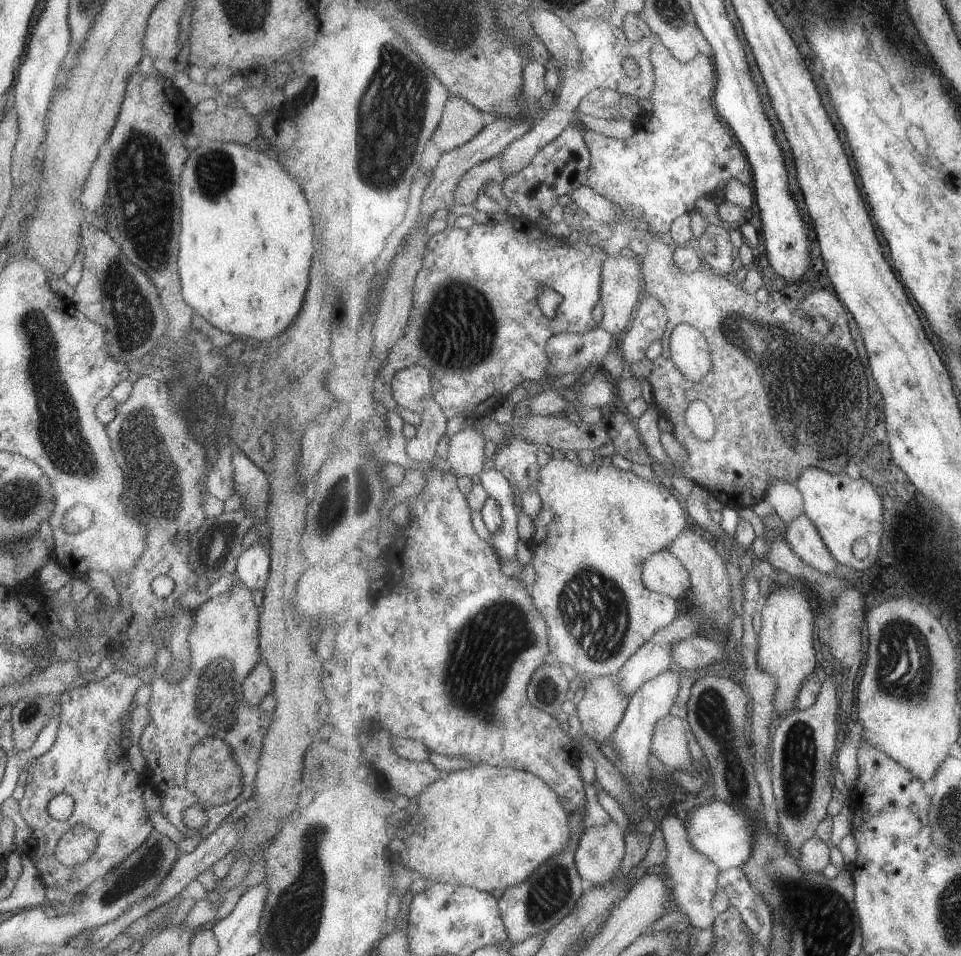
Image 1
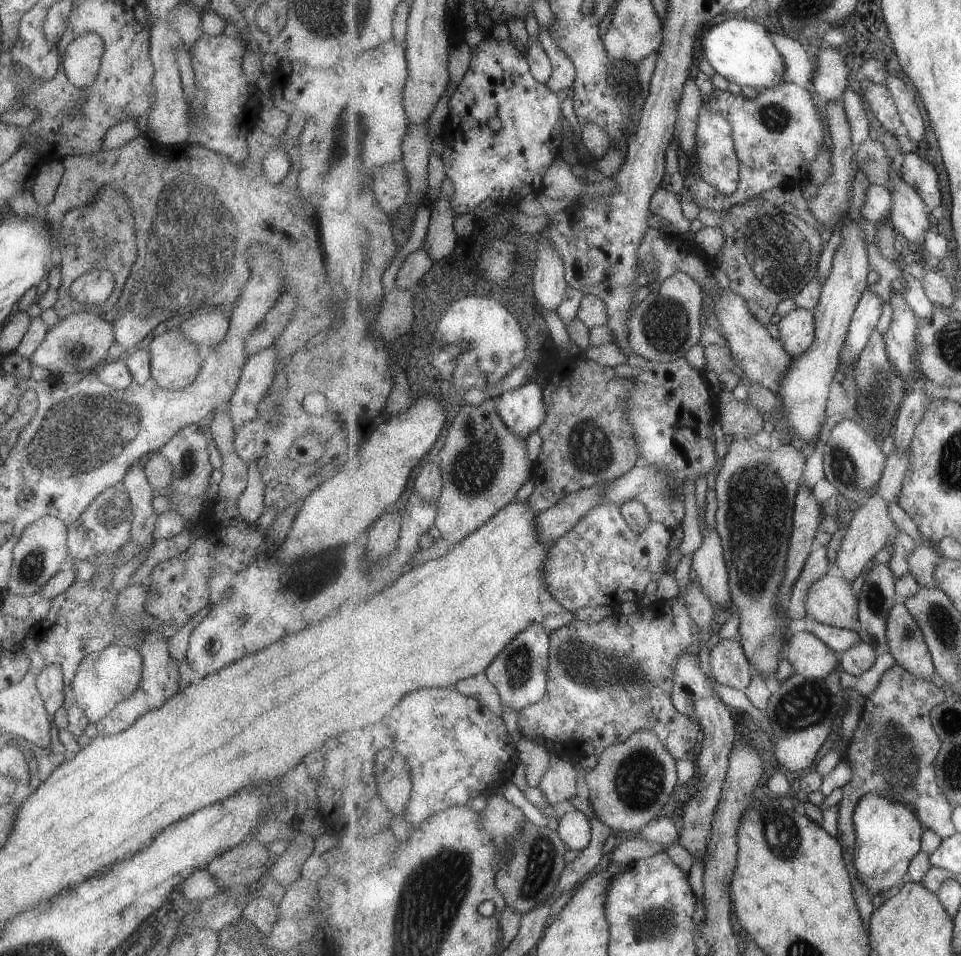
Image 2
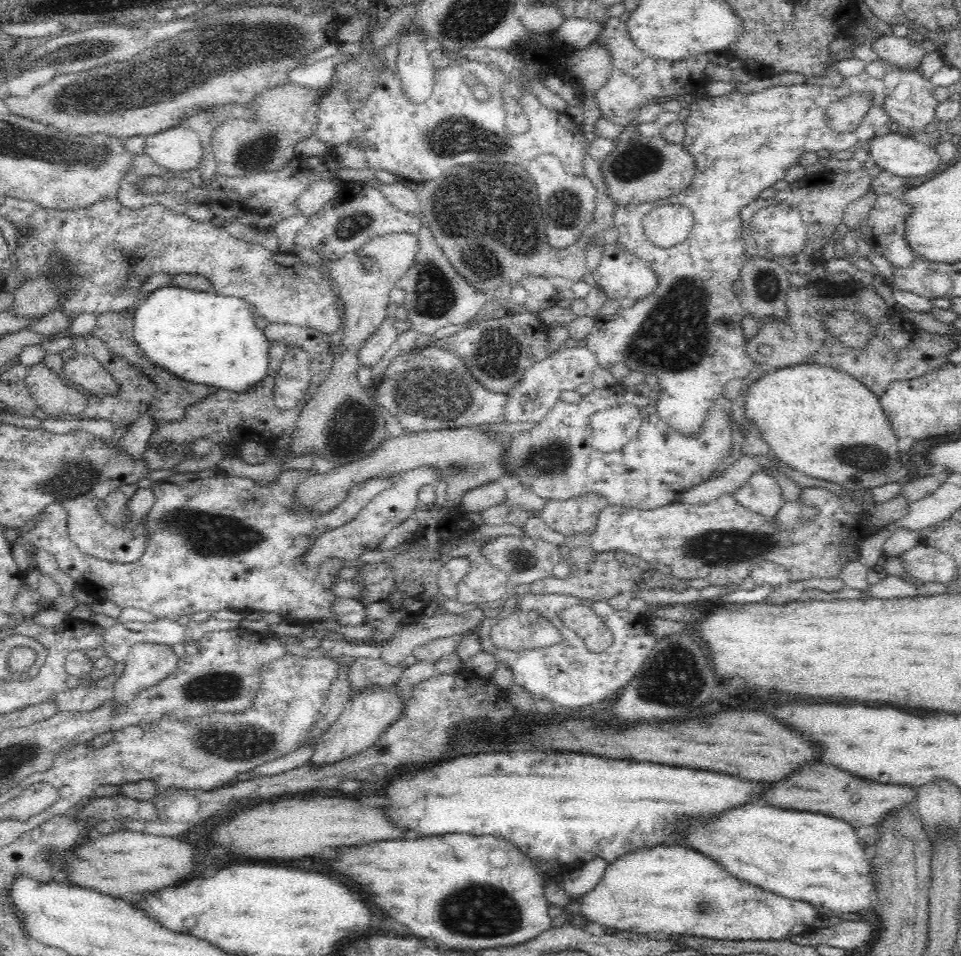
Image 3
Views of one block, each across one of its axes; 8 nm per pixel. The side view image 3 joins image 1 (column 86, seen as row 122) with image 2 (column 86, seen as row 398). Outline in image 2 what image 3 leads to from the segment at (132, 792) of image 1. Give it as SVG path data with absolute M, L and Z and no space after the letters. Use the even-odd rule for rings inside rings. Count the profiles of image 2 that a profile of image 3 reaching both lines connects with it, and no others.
M107 645L99 653L89 653L78 664L71 681L76 703L83 710L89 723L103 718L118 702L135 692L142 673L142 658L131 646Z

